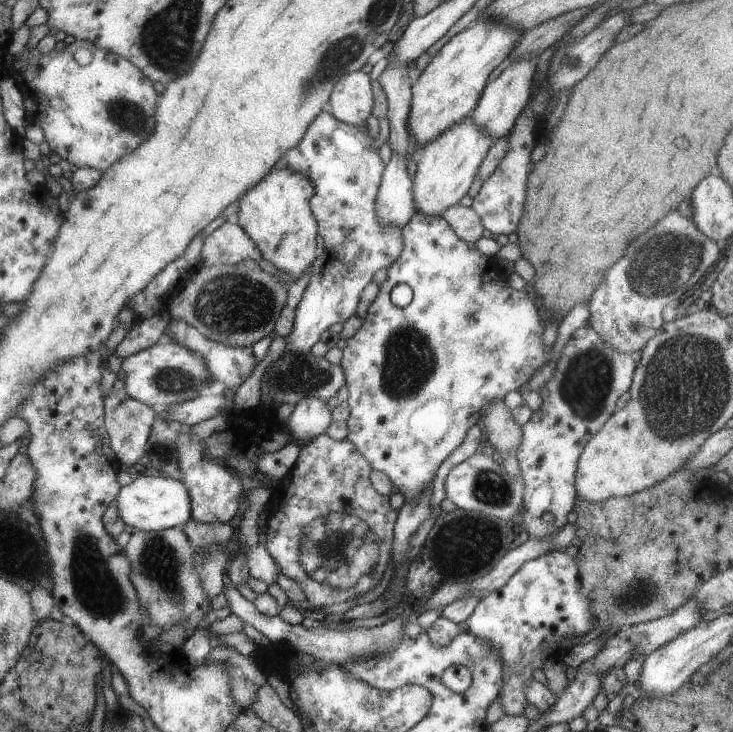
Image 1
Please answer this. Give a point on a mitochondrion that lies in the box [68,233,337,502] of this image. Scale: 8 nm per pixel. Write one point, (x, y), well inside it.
(233, 304)

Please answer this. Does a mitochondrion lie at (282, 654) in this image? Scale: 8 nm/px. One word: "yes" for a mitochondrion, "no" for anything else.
no

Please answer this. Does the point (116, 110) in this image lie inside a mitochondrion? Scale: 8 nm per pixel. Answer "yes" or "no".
yes

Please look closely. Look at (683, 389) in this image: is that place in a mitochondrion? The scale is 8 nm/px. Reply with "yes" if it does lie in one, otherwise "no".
yes

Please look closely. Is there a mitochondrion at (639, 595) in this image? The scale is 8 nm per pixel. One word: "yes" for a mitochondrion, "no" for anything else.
yes

